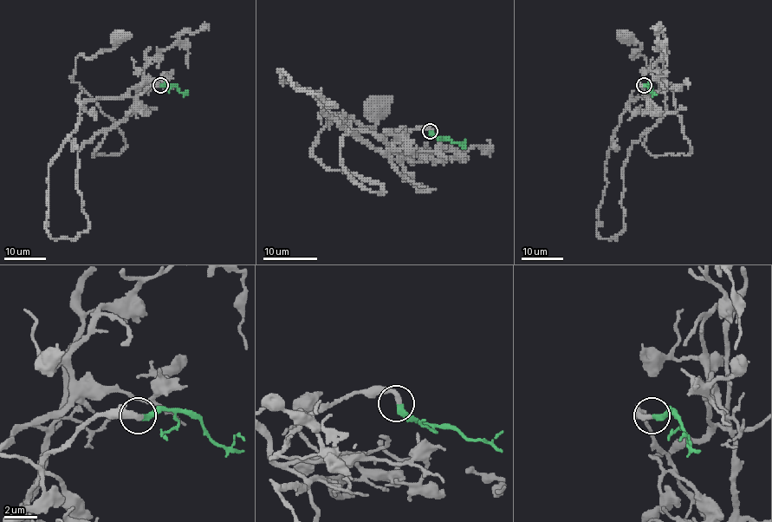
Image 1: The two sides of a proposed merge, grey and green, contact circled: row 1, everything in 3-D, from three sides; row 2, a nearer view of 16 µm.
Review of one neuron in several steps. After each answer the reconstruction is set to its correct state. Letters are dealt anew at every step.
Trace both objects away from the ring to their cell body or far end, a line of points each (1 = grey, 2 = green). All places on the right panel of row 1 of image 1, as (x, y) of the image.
1: (644, 86), (659, 115), (645, 147), (688, 154), (672, 87), (632, 58), (641, 45), (624, 38)
2: (644, 86), (649, 84), (654, 93), (651, 92)

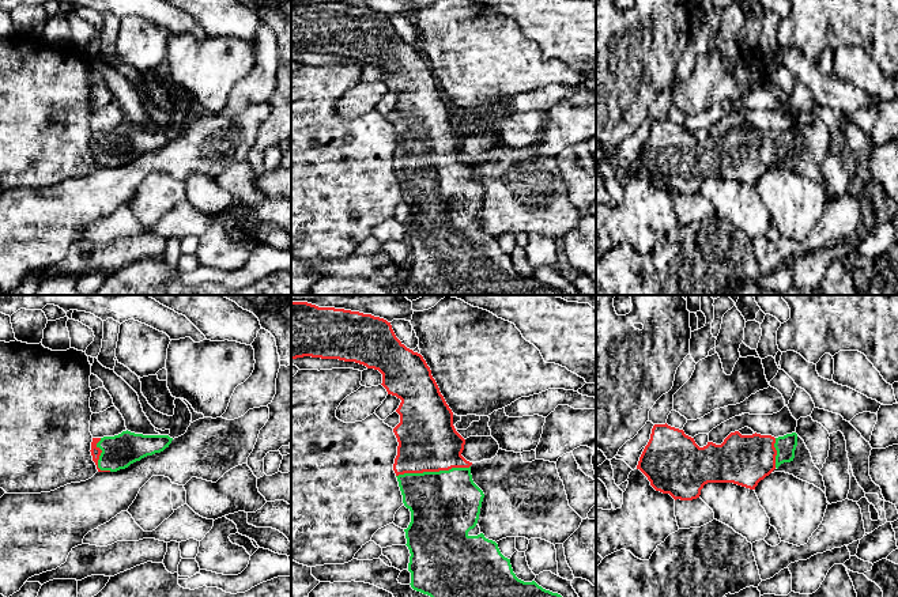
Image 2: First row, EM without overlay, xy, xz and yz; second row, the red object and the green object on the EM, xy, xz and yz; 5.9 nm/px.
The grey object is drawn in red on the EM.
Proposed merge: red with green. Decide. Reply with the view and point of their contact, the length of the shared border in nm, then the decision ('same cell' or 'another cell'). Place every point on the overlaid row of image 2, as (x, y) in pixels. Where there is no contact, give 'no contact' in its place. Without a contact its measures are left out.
xz (433, 471) | 440 nm | same cell

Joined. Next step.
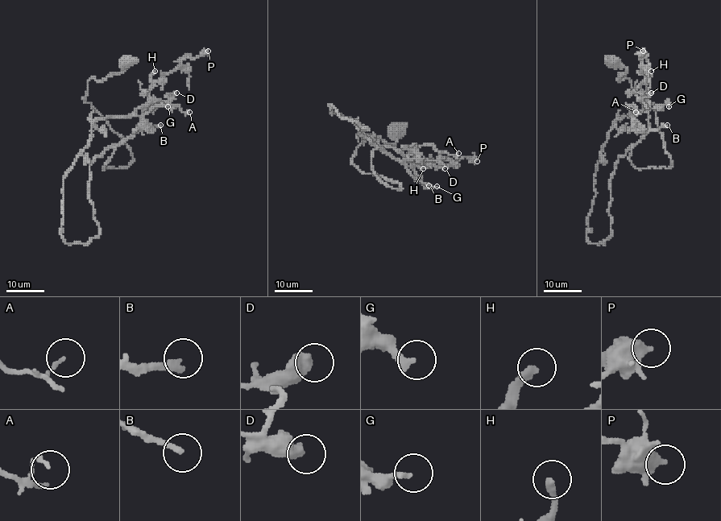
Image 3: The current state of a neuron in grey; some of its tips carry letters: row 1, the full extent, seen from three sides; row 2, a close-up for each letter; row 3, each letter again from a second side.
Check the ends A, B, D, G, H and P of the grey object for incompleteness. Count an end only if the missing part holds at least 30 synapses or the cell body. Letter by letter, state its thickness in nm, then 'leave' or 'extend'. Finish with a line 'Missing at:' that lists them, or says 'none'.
A: 130 nm thick; leave
B: 240 nm thick; leave
D: 550 nm thick; leave
G: 240 nm thick; leave
H: 280 nm thick; leave
P: 400 nm thick; leave
Missing at: none

